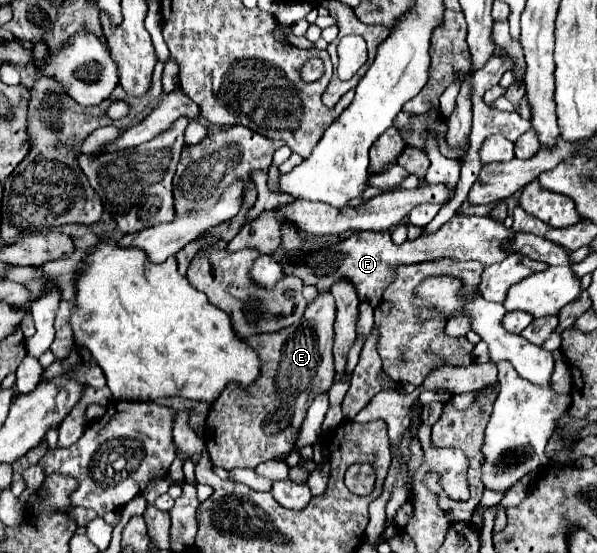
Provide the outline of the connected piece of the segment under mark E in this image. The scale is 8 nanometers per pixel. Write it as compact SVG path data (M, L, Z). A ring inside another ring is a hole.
M330 292L318 294L304 312L304 322L272 334L258 334L250 338L250 348L262 358L262 372L250 388L230 384L206 416L206 450L218 468L256 468L258 464L290 452L296 444L300 426L314 396L324 394L334 384L334 296Z

